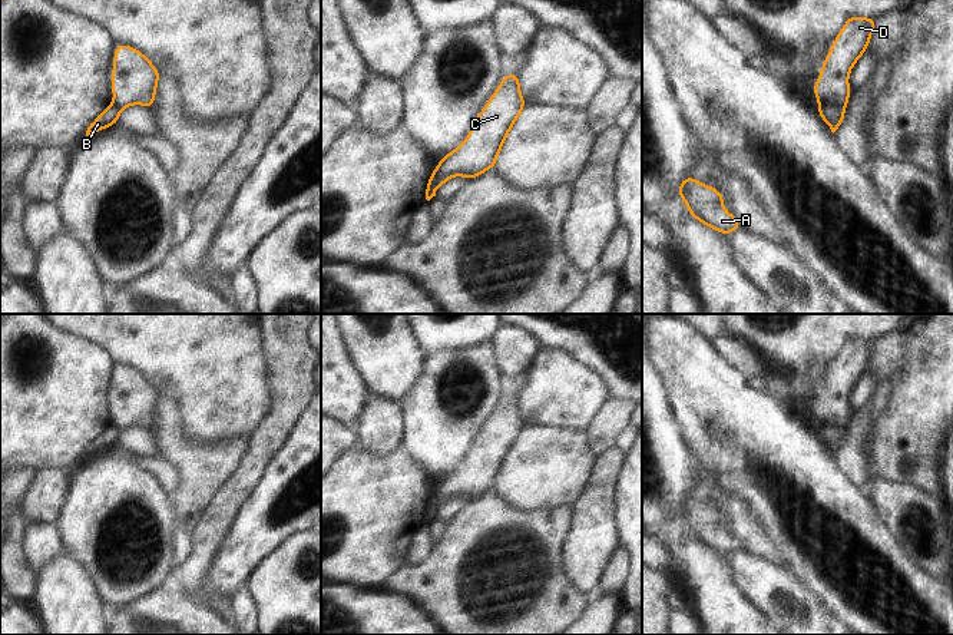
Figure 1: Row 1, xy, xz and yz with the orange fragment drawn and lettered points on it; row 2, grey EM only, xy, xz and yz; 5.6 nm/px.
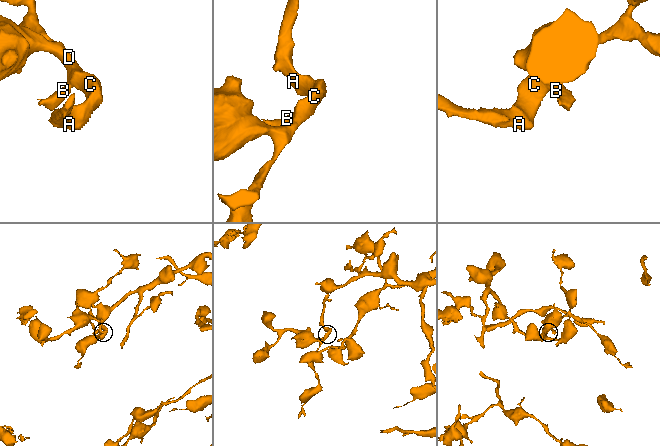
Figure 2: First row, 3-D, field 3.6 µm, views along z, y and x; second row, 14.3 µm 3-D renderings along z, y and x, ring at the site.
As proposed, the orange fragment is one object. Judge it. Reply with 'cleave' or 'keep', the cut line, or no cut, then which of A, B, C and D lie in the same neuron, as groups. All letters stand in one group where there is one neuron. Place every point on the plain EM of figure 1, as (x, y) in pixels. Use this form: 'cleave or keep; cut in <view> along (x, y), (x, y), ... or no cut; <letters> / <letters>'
cleave; cut in yz along (844, 426), (826, 426), (819, 432); A C D / B

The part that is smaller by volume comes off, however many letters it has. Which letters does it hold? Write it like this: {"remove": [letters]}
{"remove": ["B"]}

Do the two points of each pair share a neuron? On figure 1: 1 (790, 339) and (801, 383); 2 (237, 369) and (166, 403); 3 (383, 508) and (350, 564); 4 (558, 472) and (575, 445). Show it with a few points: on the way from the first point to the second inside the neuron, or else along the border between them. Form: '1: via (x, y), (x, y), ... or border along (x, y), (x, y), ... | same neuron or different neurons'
1: border along (830, 360), (813, 359), (804, 367), (768, 367) | different neurons
2: border along (161, 394), (166, 394), (179, 407), (185, 432) | different neurons
3: via (369, 522), (350, 541), (350, 549) | same neuron
4: via (558, 465), (568, 452) | same neuron

